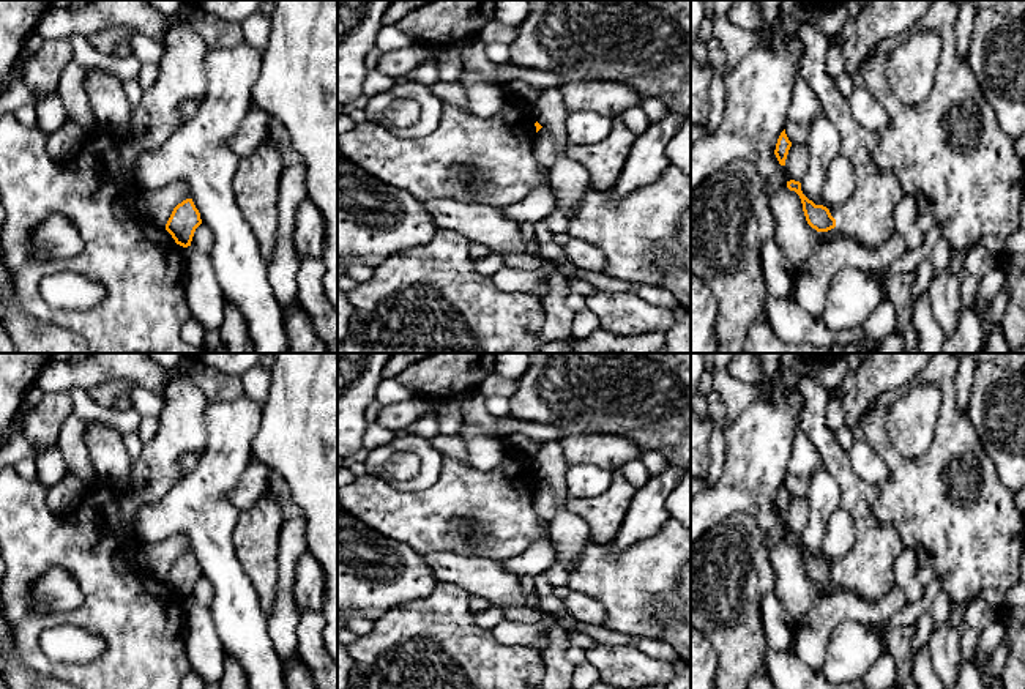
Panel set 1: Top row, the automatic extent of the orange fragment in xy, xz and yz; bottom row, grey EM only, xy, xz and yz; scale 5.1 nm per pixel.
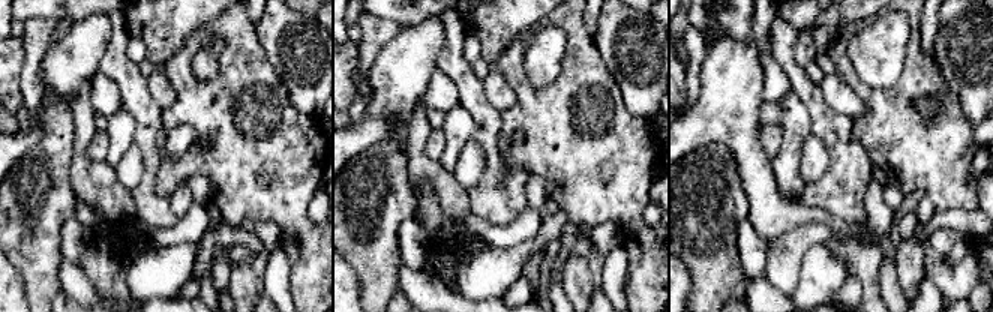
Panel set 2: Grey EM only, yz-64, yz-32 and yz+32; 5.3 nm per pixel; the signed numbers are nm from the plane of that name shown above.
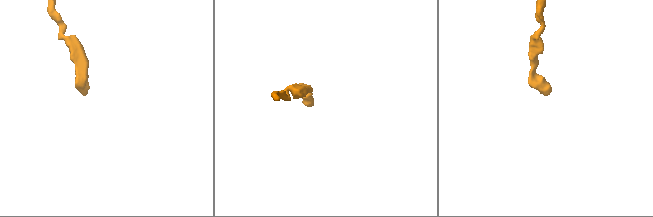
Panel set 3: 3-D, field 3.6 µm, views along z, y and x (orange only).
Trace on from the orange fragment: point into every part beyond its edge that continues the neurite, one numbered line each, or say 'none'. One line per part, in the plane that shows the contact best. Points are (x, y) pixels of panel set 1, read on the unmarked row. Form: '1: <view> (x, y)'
none

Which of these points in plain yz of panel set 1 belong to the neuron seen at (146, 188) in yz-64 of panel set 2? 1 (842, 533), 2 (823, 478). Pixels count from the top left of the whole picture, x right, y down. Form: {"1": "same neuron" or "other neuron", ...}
{"1": "other neuron", "2": "other neuron"}

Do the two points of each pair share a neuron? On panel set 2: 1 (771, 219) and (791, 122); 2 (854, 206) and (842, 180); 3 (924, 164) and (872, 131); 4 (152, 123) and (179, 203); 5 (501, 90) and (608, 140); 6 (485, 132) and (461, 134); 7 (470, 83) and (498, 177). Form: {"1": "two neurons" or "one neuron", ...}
{"1": "two neurons", "2": "one neuron", "3": "one neuron", "4": "one neuron", "5": "two neurons", "6": "two neurons", "7": "one neuron"}

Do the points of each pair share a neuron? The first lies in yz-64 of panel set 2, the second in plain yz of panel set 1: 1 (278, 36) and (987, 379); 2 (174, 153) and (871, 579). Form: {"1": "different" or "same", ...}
{"1": "same", "2": "same"}

